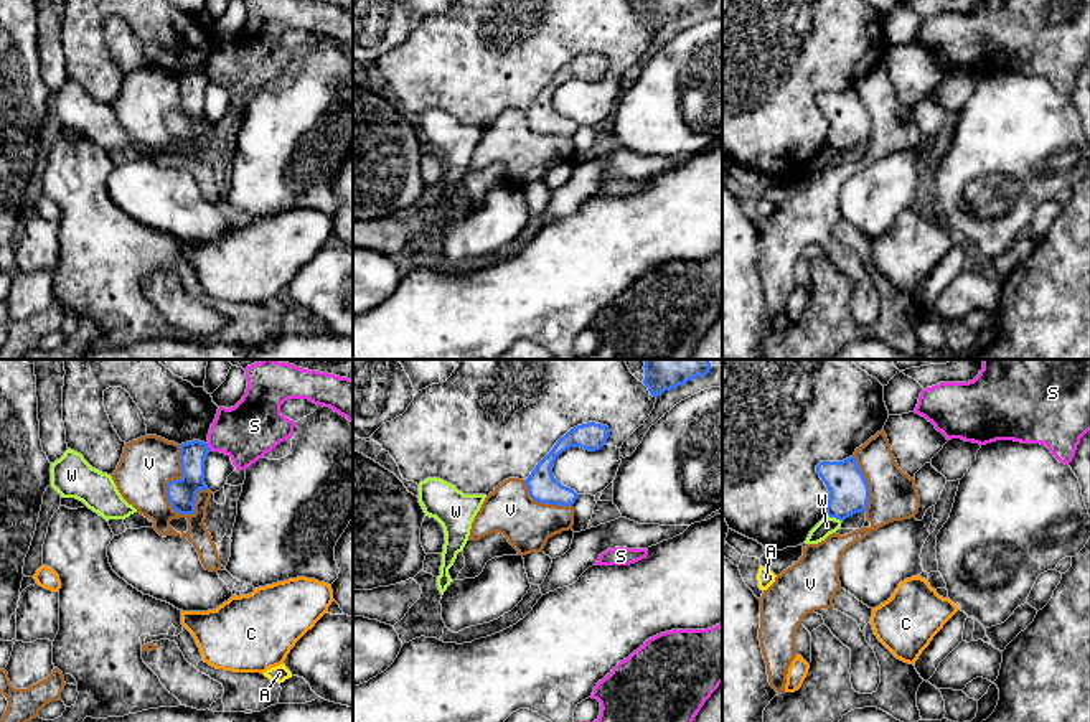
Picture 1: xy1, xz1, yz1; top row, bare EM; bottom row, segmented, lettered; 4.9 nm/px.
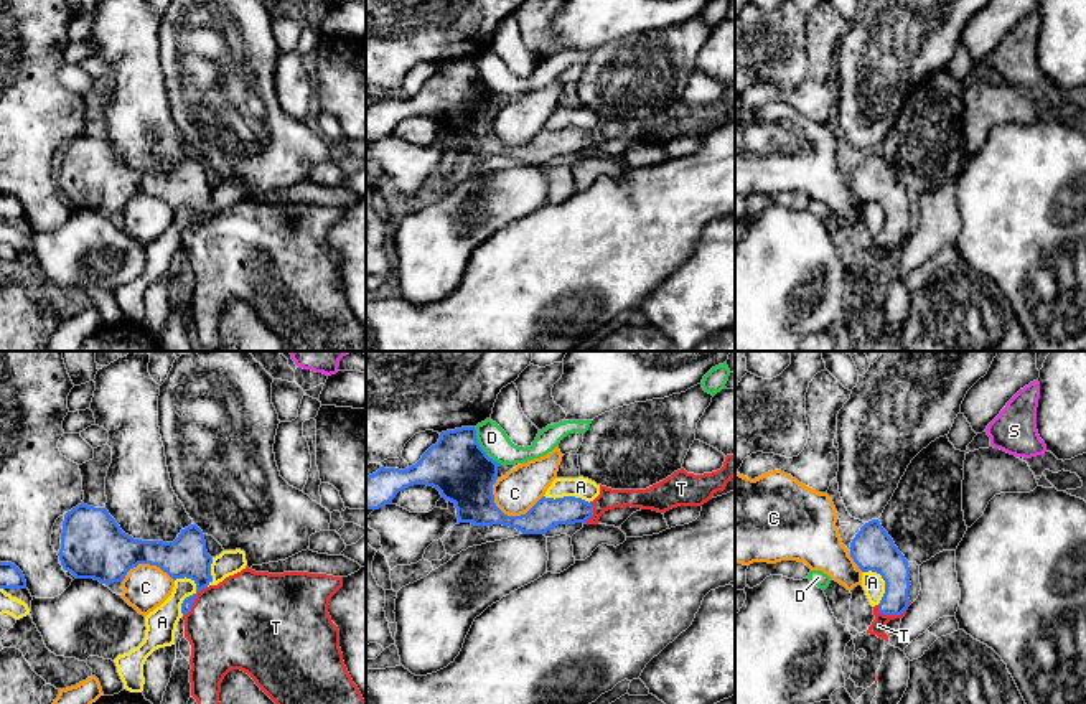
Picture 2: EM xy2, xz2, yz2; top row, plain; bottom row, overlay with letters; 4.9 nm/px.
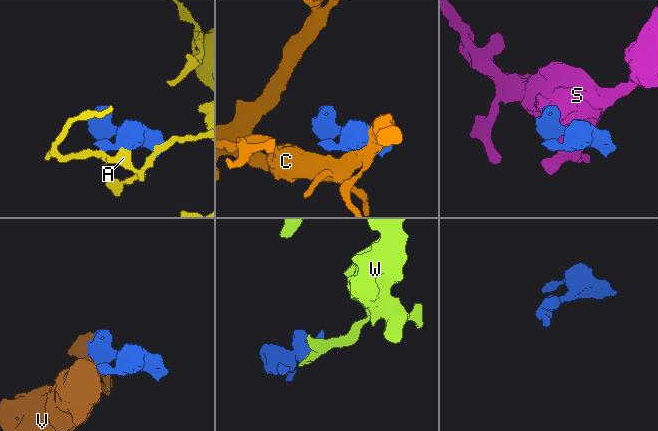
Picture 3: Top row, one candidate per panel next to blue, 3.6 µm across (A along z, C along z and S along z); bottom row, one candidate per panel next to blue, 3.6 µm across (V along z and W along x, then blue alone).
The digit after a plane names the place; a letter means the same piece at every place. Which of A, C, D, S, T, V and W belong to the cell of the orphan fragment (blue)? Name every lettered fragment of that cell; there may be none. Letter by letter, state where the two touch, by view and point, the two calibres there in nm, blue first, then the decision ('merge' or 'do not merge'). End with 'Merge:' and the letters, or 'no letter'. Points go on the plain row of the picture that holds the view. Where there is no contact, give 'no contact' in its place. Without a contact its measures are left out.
A: meets blue in xy2 at (190, 226); 200 nm thick on the blue side, 150 nm on the other; do not merge
C: meets blue in xz2 at (510, 147); 220 nm thick on the blue side, 200 nm on the other; do not merge
D: meets blue in xz2 at (482, 79); 300 nm thick on the blue side, 140 nm on the other; do not merge
S: meets blue in xy1 at (208, 78); 130 nm thick on the blue side, 280 nm on the other; do not merge
T: meets blue in yz2 at (894, 244); 150 nm thick on the blue side, 70 nm on the other; merge
V: meets blue in xy1 at (167, 116); 140 nm thick on the blue side, 280 nm on the other; do not merge
W: meets blue in yz1 at (835, 147); 190 nm thick on the blue side, 90 nm on the other; do not merge
Merge: T

